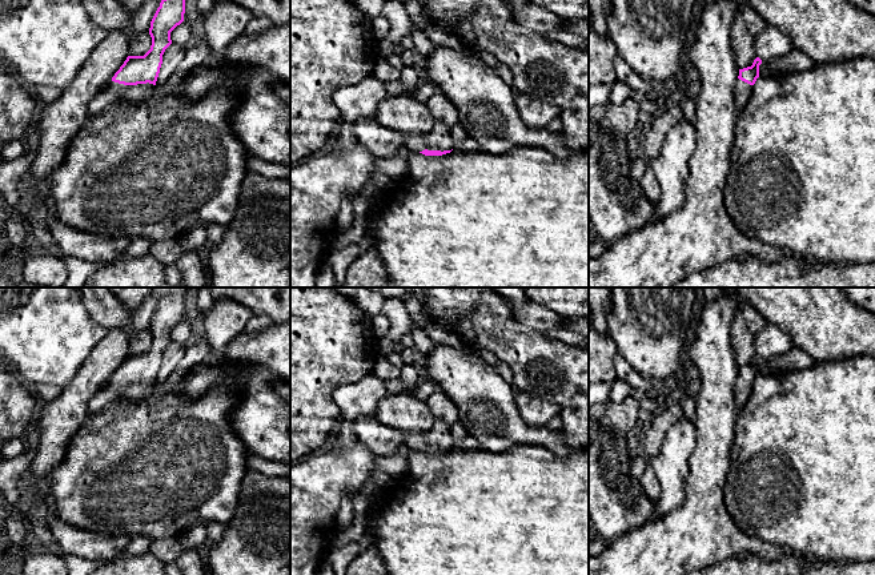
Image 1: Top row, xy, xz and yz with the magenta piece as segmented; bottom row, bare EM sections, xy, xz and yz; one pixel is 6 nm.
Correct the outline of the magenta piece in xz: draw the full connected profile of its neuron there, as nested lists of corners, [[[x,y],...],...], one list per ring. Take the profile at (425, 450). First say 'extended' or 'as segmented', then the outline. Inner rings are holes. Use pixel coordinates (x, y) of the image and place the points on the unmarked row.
extended; [[[439,418],[434,419],[432,429],[424,434],[406,434],[404,446],[410,451],[425,454],[442,454],[453,447],[450,426]]]

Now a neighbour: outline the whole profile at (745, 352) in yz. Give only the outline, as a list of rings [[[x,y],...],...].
[[[742,309],[735,313],[731,323],[731,341],[738,367],[751,365],[756,357],[756,350],[754,345],[754,335],[748,330]]]

